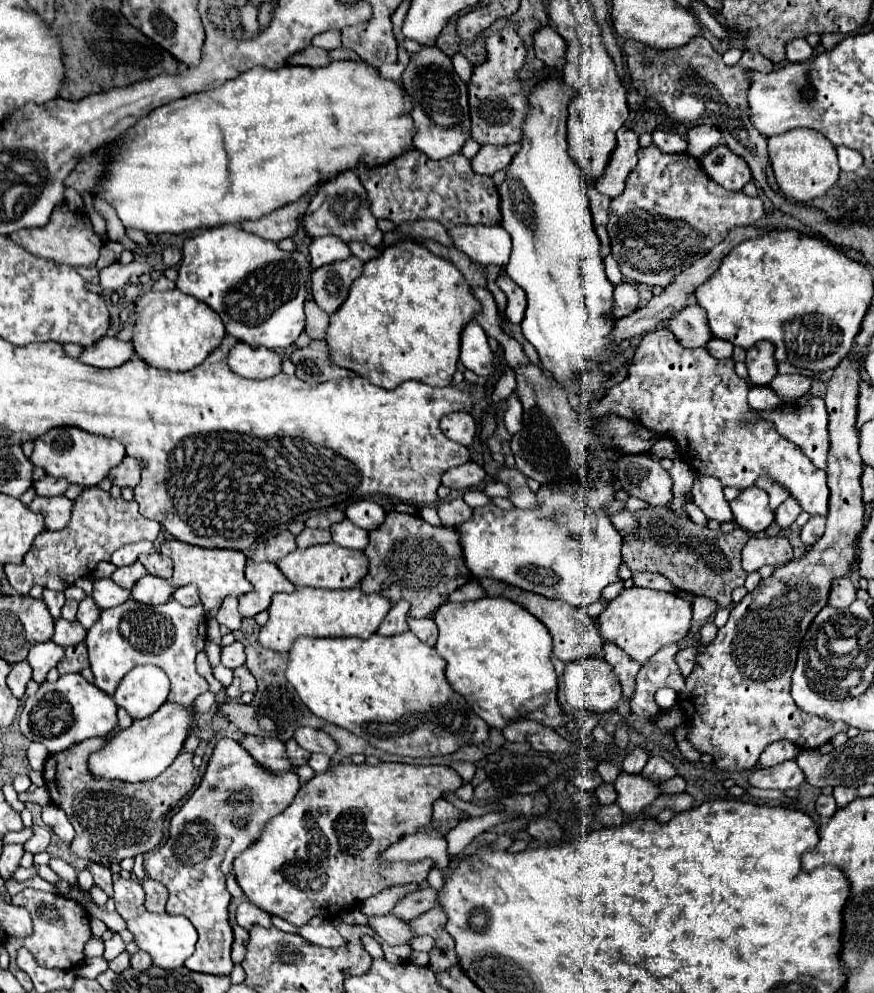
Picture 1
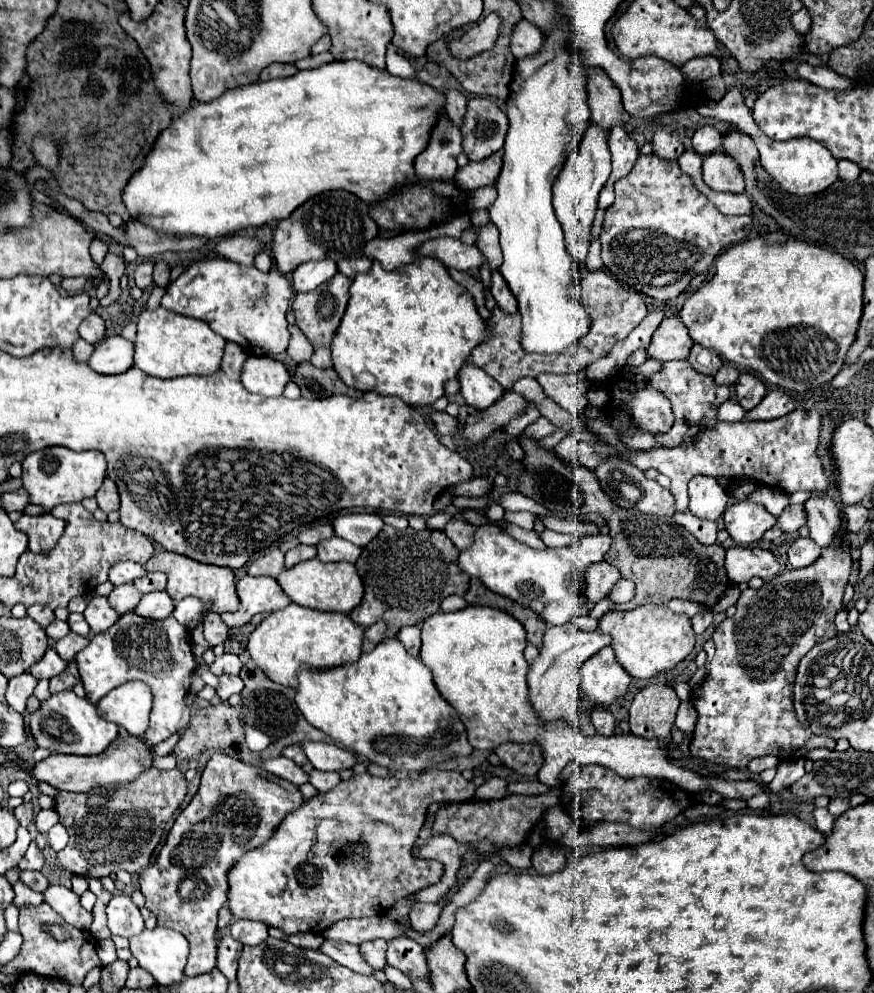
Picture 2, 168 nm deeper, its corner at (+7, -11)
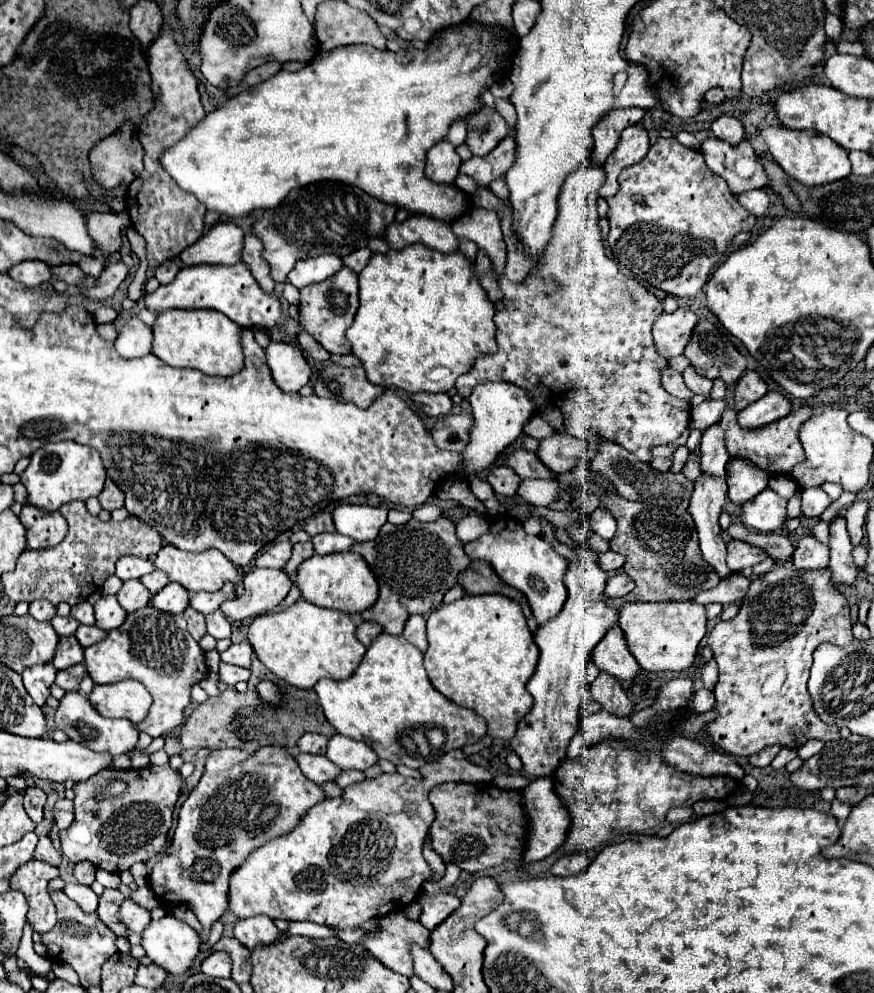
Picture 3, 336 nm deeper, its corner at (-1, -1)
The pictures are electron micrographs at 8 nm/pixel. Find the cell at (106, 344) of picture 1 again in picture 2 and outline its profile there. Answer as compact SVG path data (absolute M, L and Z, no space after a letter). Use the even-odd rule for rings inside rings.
M121 335L107 337L95 347L95 353L89 359L89 367L103 375L119 375L125 373L133 365L135 347L131 341Z

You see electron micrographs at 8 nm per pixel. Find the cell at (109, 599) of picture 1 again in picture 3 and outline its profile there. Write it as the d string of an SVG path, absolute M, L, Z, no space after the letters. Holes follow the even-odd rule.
M103 595L101 599L97 599L97 603L95 603L97 627L111 631L111 629L119 627L125 621L125 617L127 617L127 613L121 609L115 595Z

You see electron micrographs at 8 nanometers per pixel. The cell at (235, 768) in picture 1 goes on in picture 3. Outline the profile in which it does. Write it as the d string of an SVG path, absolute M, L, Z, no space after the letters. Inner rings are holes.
M261 747L255 753L247 753L243 749L215 749L207 757L205 773L199 785L189 793L179 811L173 843L167 849L165 857L155 863L149 875L149 887L159 893L165 903L191 905L195 917L203 927L199 939L201 943L205 943L209 939L211 925L227 911L231 873L247 859L251 851L279 835L289 833L299 823L301 815L305 815L305 811L313 807L313 803L319 803L323 799L325 793L321 791L321 787L305 779L293 757L283 747Z

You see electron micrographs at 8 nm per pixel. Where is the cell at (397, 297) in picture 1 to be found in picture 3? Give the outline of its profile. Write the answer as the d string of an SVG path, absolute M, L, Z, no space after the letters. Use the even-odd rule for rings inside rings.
M409 245L387 255L373 253L369 265L359 273L359 309L353 325L347 329L351 353L359 357L367 379L375 385L397 387L407 393L449 391L455 379L467 373L481 353L497 349L493 323L495 305L481 289L473 263L461 253L439 253L425 245Z

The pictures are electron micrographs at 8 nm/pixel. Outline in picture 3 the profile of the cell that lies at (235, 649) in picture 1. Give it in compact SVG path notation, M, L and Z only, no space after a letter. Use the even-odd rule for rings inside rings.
M241 641L241 643L233 643L227 651L223 651L221 661L231 663L231 665L239 665L239 667L249 667L251 655L253 655L253 647L247 641Z

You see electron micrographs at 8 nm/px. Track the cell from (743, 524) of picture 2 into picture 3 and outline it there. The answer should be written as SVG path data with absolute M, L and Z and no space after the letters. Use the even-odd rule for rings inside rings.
M765 489L749 503L741 505L739 521L757 531L775 531L785 521L785 505L787 501L781 499L775 491Z

